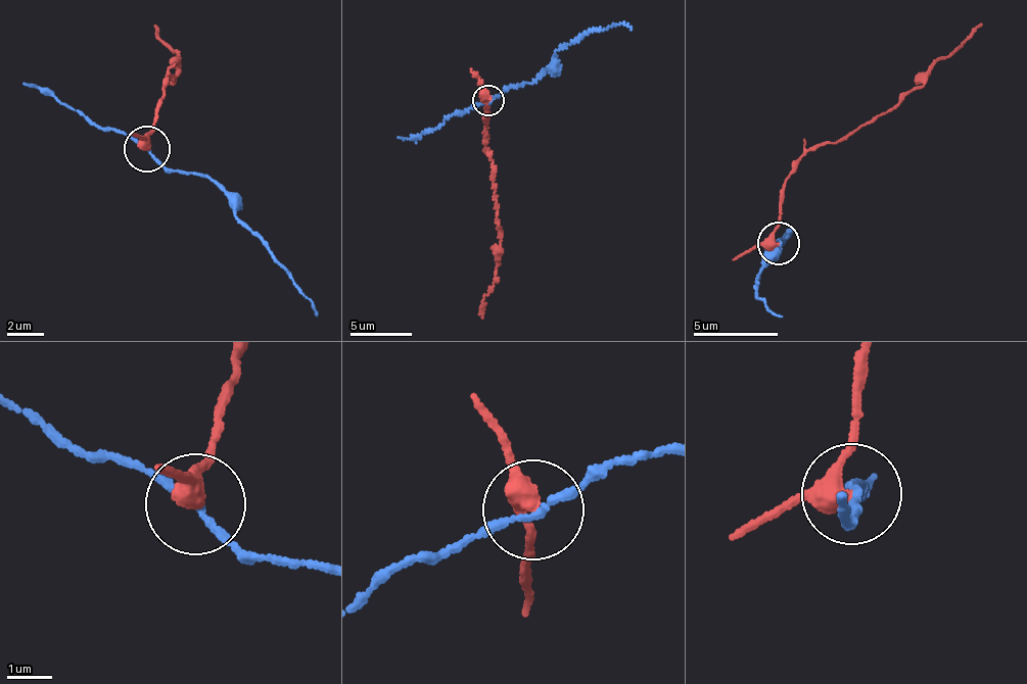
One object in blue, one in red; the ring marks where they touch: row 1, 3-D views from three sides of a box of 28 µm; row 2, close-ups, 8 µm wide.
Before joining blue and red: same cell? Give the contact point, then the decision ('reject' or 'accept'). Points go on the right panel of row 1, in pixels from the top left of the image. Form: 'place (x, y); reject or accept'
place (778, 243); reject

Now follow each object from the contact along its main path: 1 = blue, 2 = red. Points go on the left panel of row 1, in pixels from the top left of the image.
1: (150, 149), (177, 169), (216, 181), (233, 215), (259, 240), (308, 299), (317, 315)
2: (146, 149), (147, 131), (166, 81), (174, 76), (170, 86), (179, 74), (178, 55), (156, 28)

